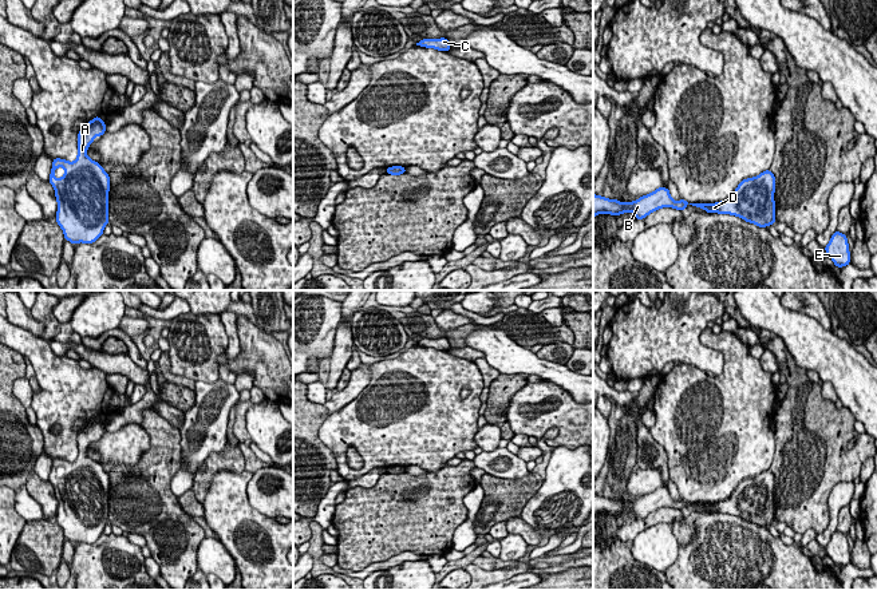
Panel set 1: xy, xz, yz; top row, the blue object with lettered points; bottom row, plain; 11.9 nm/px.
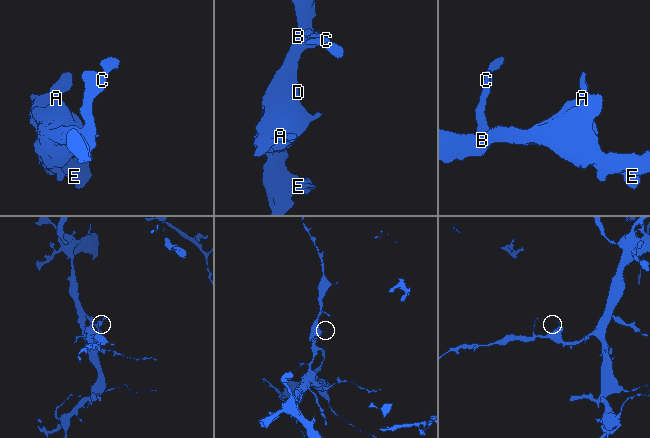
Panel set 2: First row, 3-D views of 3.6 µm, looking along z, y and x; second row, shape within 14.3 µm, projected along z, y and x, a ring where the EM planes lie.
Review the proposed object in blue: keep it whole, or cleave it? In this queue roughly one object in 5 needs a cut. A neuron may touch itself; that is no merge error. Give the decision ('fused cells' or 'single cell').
single cell

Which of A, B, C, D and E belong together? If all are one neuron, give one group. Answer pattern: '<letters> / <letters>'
A B C D E

